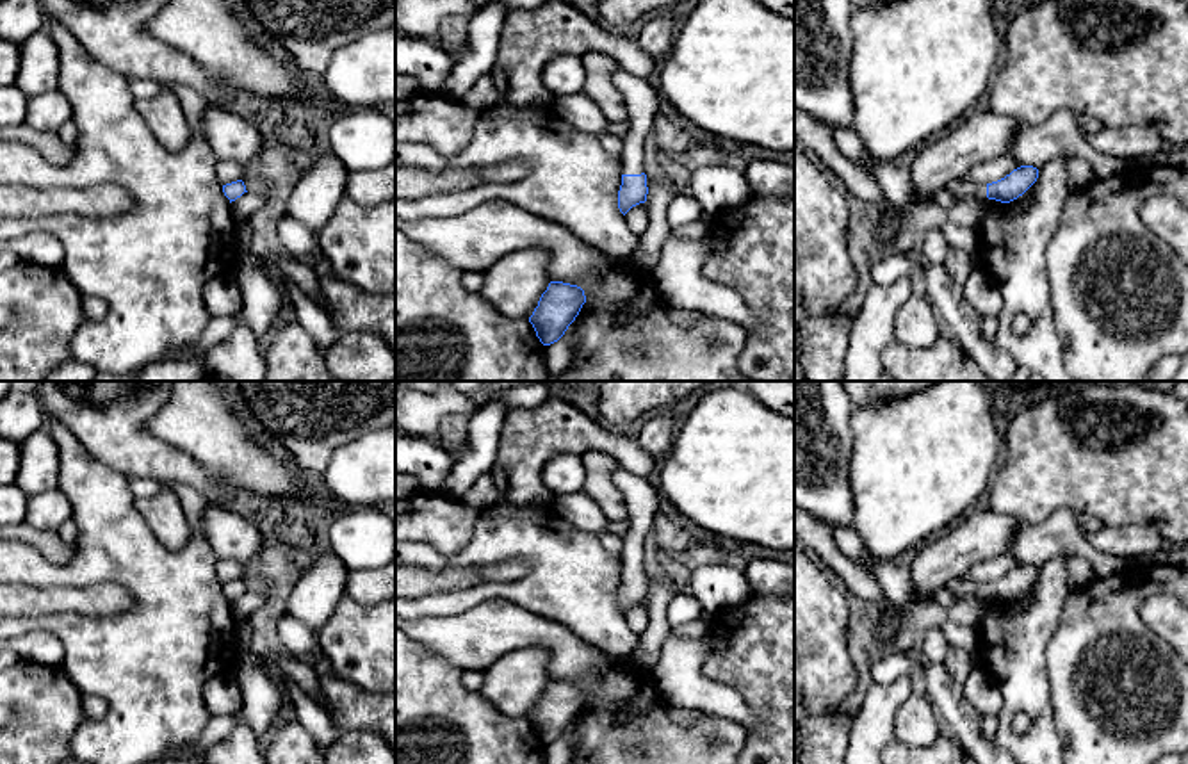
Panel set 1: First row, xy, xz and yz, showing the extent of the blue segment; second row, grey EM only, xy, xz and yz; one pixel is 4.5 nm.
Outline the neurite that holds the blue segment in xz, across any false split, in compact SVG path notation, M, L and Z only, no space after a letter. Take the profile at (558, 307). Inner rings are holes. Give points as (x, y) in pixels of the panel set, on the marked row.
M550 281L541 294L529 322L543 345L557 342L586 303L584 290L577 285Z

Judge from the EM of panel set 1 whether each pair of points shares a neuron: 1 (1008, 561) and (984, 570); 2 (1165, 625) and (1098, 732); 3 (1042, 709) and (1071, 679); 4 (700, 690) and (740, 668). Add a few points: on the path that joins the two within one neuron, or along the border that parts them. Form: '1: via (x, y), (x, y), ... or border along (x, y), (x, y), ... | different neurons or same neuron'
1: via (1003, 565), (989, 570) | same neuron
2: border along (1151, 593), (1142, 602), (1140, 618), (1169, 645) | different neurons
3: border along (1046, 659), (1049, 706), (1062, 741) | different neurons
4: border along (707, 640), (702, 672), (729, 686), (748, 706) | different neurons

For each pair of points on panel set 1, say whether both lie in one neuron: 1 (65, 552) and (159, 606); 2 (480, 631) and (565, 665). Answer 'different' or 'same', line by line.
1: different
2: same

